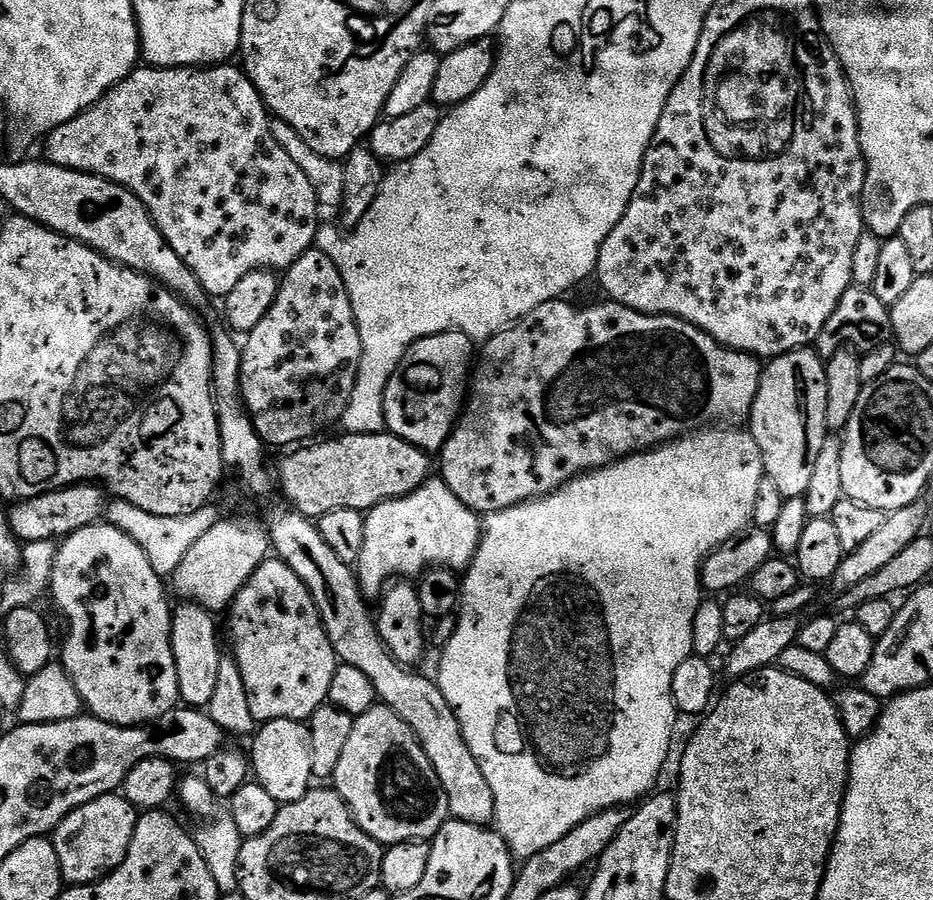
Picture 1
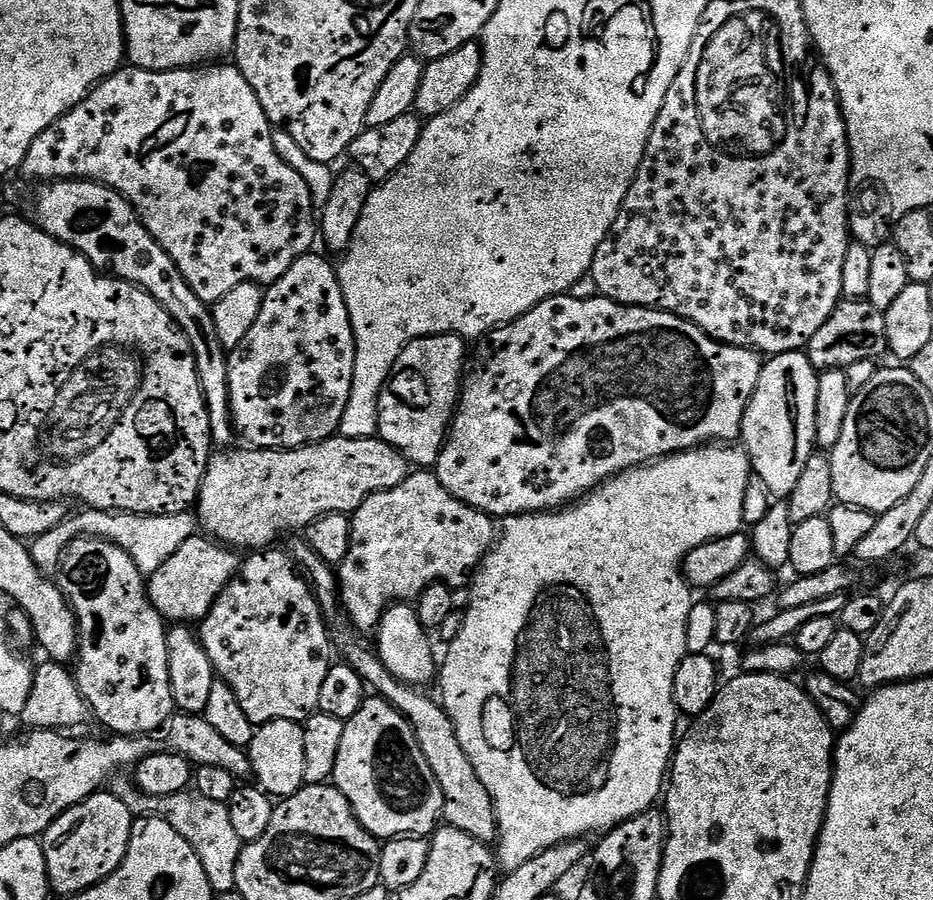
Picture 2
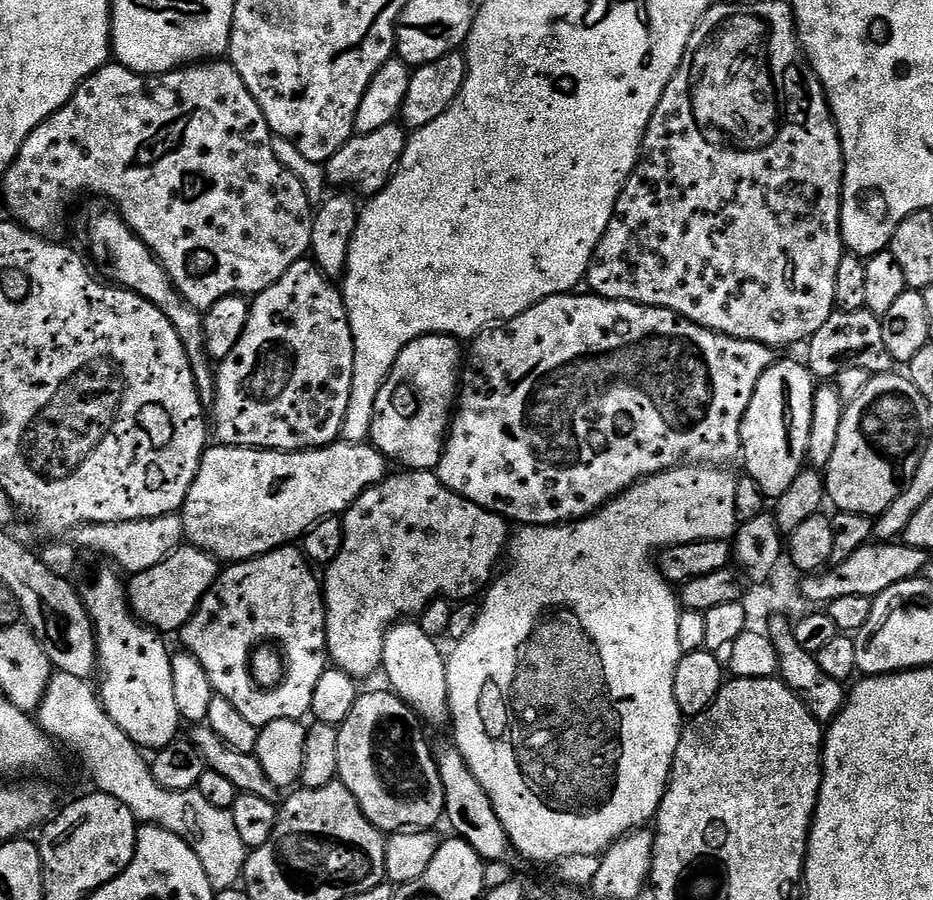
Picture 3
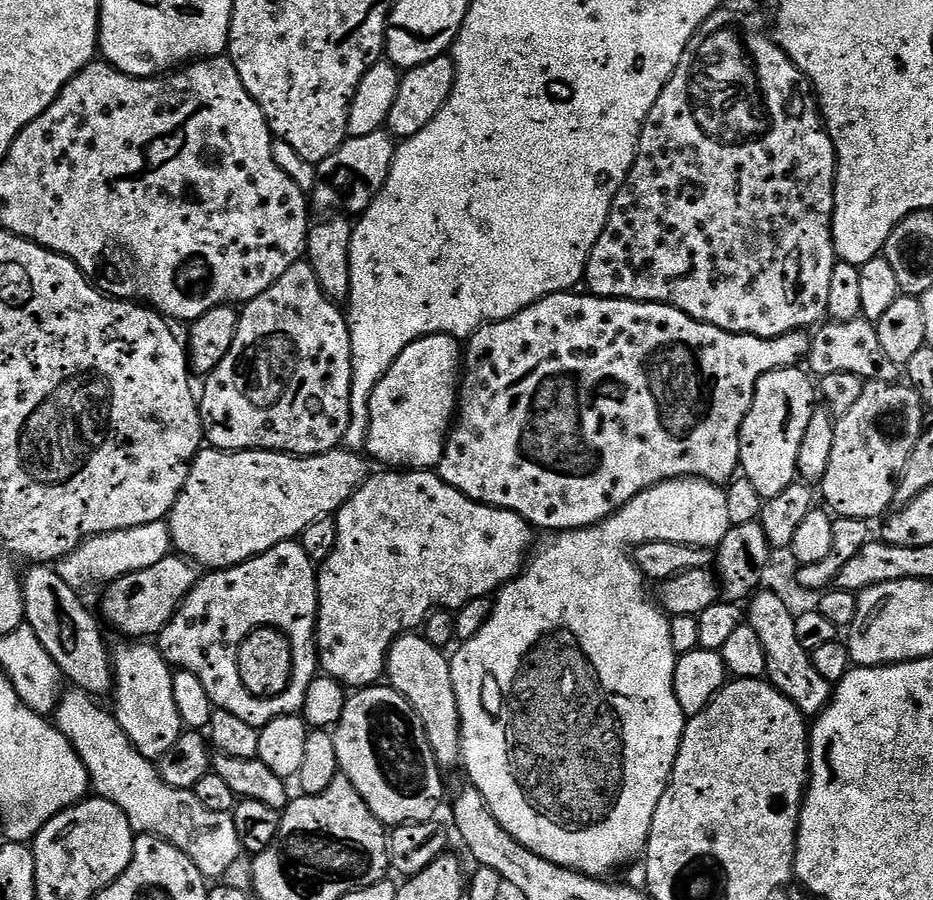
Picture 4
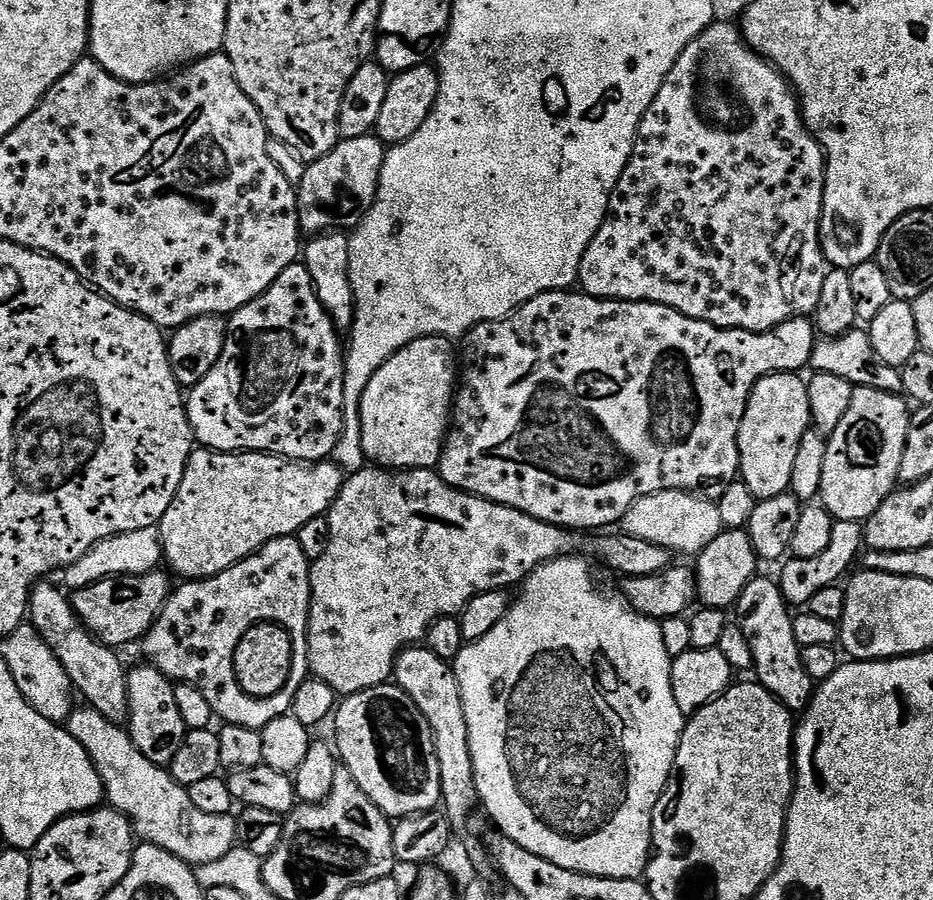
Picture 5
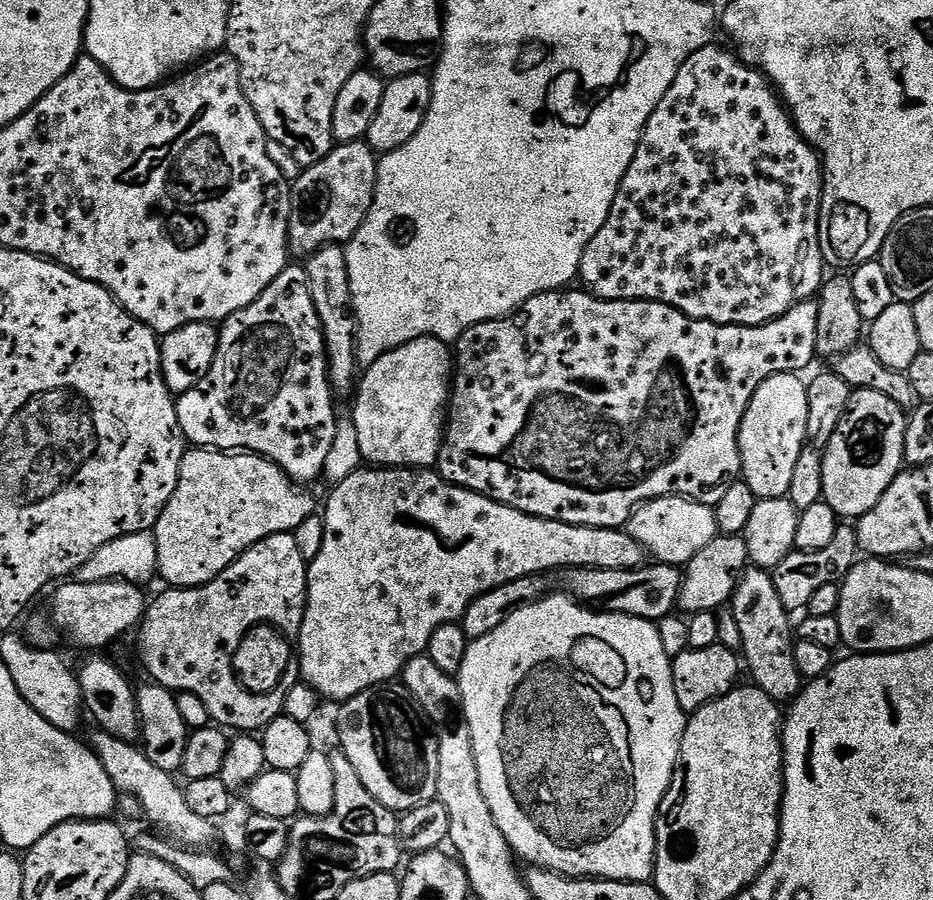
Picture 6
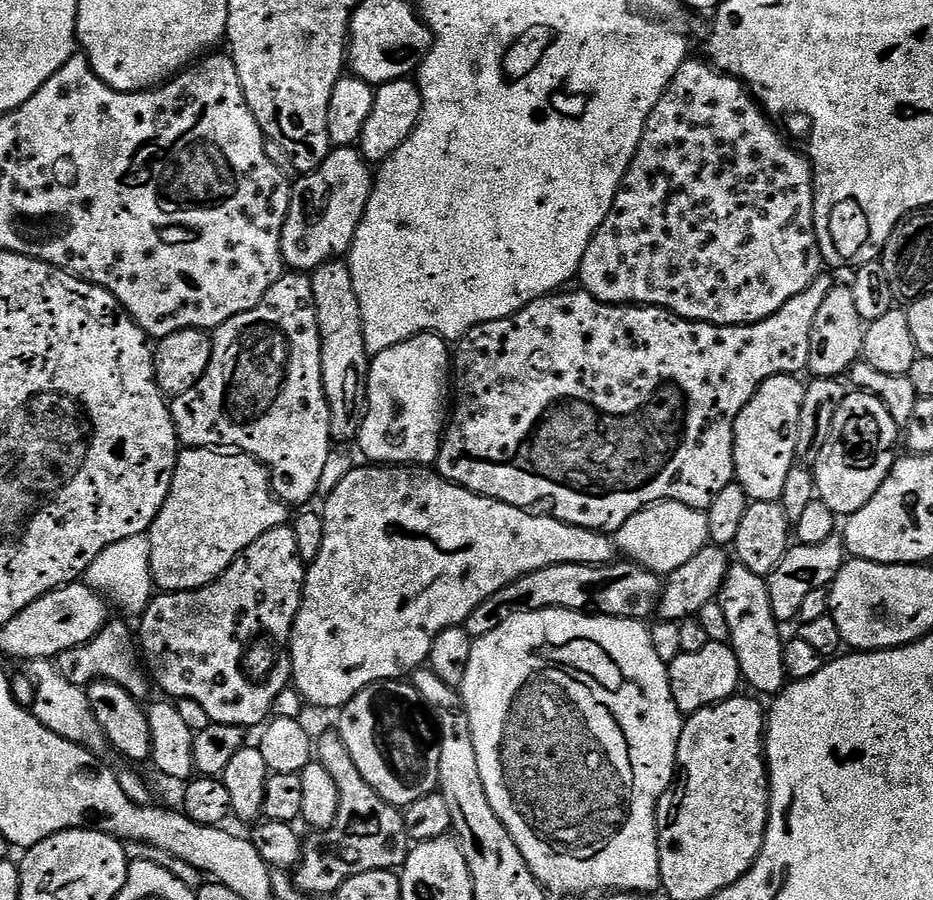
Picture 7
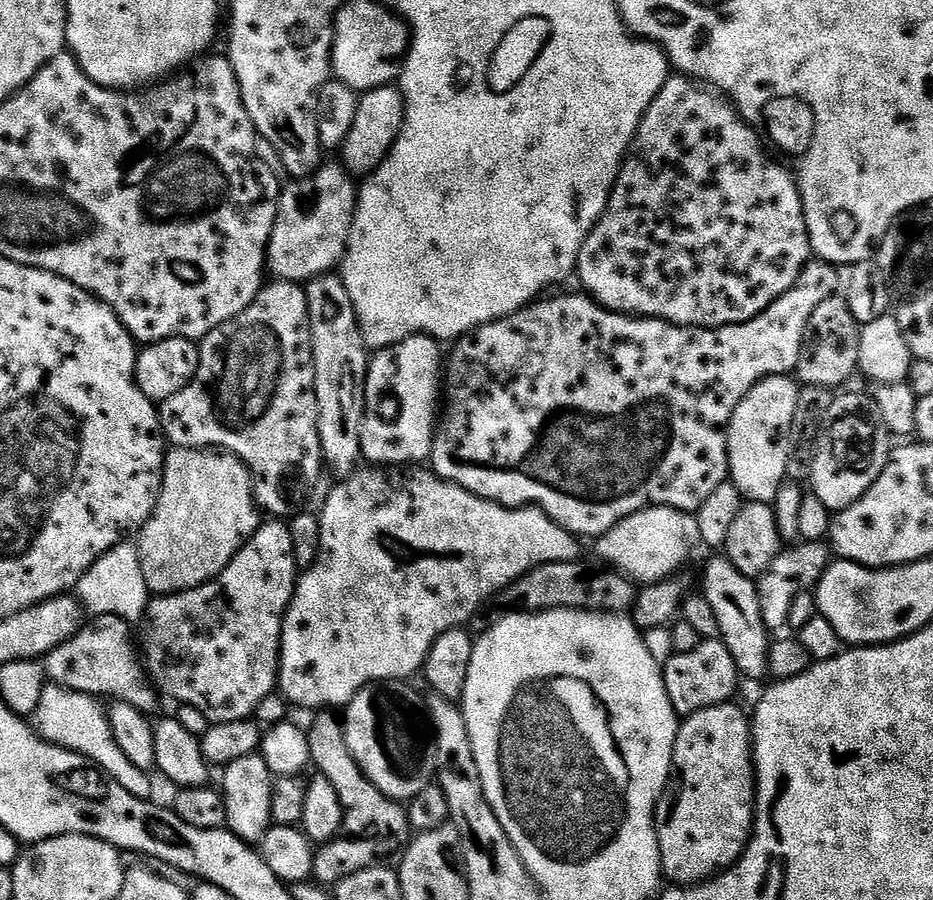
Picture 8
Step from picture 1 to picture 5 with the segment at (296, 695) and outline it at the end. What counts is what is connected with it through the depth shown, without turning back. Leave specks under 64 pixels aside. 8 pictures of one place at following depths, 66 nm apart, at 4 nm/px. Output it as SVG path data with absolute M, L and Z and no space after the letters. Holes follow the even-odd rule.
M283 536L282 538L274 538L270 542L266 542L266 546L259 548L253 556L247 556L246 559L239 560L234 566L230 566L226 570L219 572L217 576L209 576L207 580L190 580L181 583L181 588L179 585L179 587L173 591L172 595L168 597L168 601L164 604L160 616L153 622L152 629L144 635L142 647L144 647L144 656L148 659L145 661L147 661L151 667L161 672L167 680L171 680L176 684L192 684L198 690L202 690L202 698L206 698L206 702L210 702L210 710L217 721L223 722L224 724L242 726L243 728L254 728L257 730L265 728L270 722L274 722L274 718L287 716L291 713L294 694L298 694L298 686L302 686L302 682L309 679L310 676L308 666L308 615L310 614L310 598L312 597L312 591L310 590L311 573L310 561L306 558L306 554L302 554L302 546L300 545L299 539L297 539L296 536ZM264 621L280 625L292 636L293 664L289 674L289 681L286 682L280 693L274 694L272 697L250 697L239 688L239 684L235 680L234 652L239 642L242 640L242 636L246 634L251 627L254 627L255 624Z

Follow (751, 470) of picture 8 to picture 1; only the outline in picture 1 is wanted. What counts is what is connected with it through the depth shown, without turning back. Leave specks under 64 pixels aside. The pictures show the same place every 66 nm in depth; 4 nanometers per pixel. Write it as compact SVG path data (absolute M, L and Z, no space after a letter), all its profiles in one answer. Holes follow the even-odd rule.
M812 350L787 352L784 356L769 359L760 377L760 389L750 417L750 431L762 454L767 483L772 483L776 487L775 495L784 500L803 498L812 473L814 448L808 445L808 420L800 401L800 372L813 372L823 377L825 361Z

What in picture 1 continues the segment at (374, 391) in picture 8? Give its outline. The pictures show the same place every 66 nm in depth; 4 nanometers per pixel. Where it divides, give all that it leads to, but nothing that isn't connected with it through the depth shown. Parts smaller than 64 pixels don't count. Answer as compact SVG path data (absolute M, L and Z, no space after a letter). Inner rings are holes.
M443 332L414 342L405 352L398 370L390 378L384 391L384 422L387 431L418 446L423 452L439 453L460 419L466 403L466 393L470 387L470 373L473 367L474 341L466 334Z

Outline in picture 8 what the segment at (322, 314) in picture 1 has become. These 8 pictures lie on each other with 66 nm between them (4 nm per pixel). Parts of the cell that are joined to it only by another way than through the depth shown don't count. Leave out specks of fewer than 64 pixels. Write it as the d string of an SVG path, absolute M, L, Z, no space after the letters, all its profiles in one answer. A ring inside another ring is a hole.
M276 280L261 288L249 308L242 310L242 314L238 314L235 320L218 326L210 335L204 337L200 344L198 374L188 383L186 390L174 394L174 398L163 401L159 405L158 415L161 429L169 445L178 448L223 450L239 458L254 477L257 505L267 515L268 512L272 515L269 517L291 518L297 515L305 507L304 499L307 498L308 491L315 486L316 479L320 476L320 468L322 472L322 469L325 467L324 451L320 445L320 410L318 408L318 398L316 397L316 362L312 353L312 323L310 322L307 291L299 283L291 280Z

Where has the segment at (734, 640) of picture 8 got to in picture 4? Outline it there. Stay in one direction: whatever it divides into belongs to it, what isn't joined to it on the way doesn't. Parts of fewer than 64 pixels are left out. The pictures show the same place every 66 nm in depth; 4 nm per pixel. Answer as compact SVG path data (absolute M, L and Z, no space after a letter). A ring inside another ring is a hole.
M760 590L751 597L746 608L746 623L752 627L758 639L762 642L762 650L765 651L765 666L767 668L766 679L774 685L779 692L786 694L794 706L805 718L815 718L820 711L832 700L834 685L826 682L818 670L814 670L814 662L802 645L798 642L798 630L796 629L796 616L788 609L788 604L776 592L764 592Z

